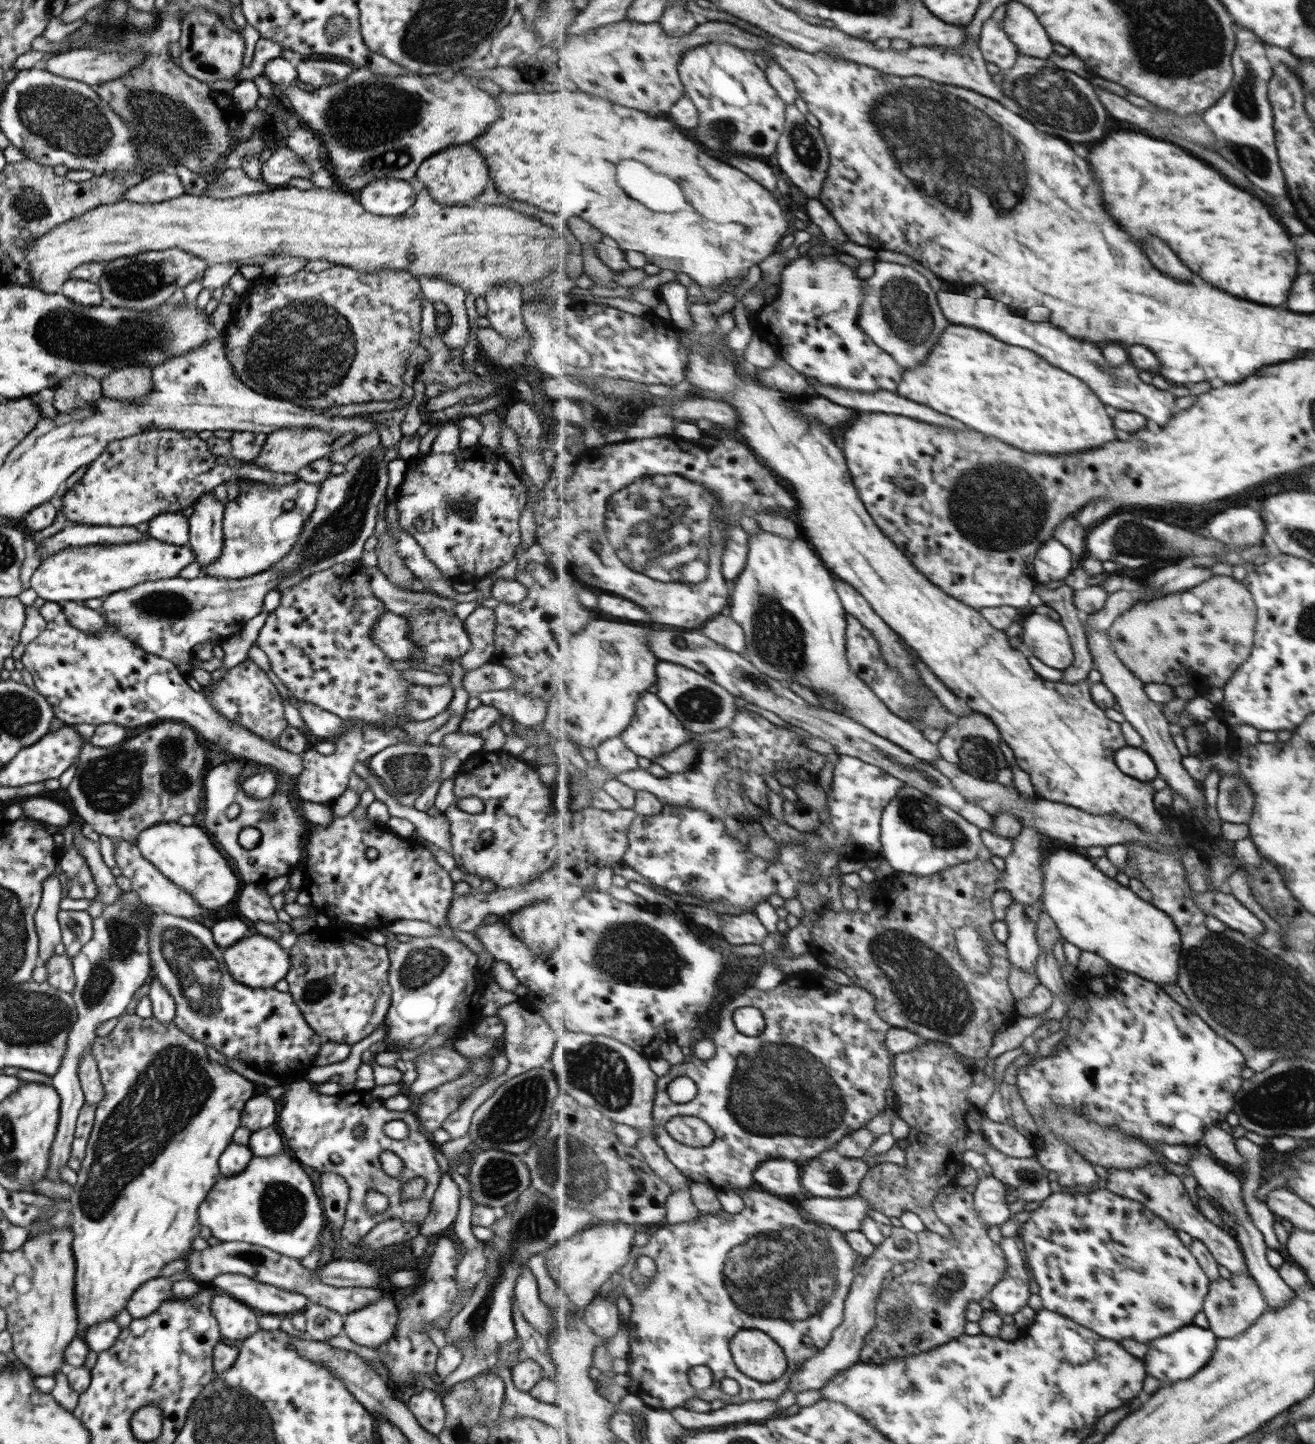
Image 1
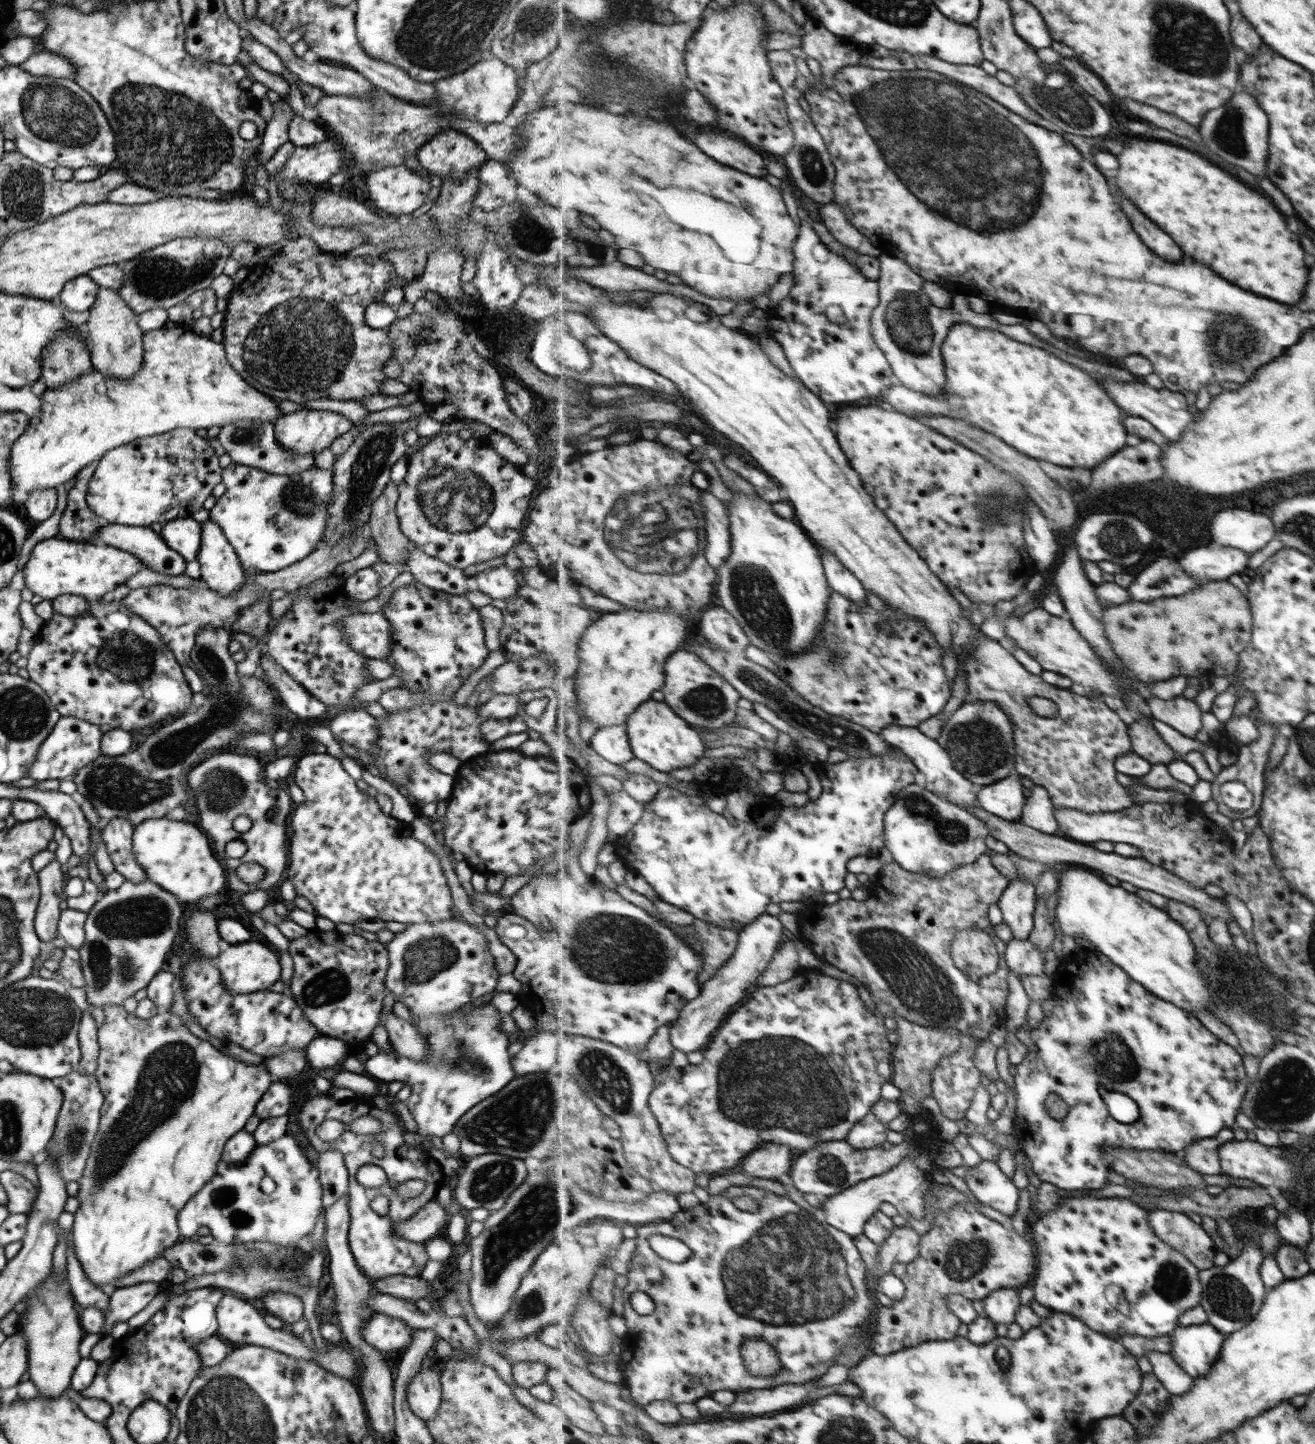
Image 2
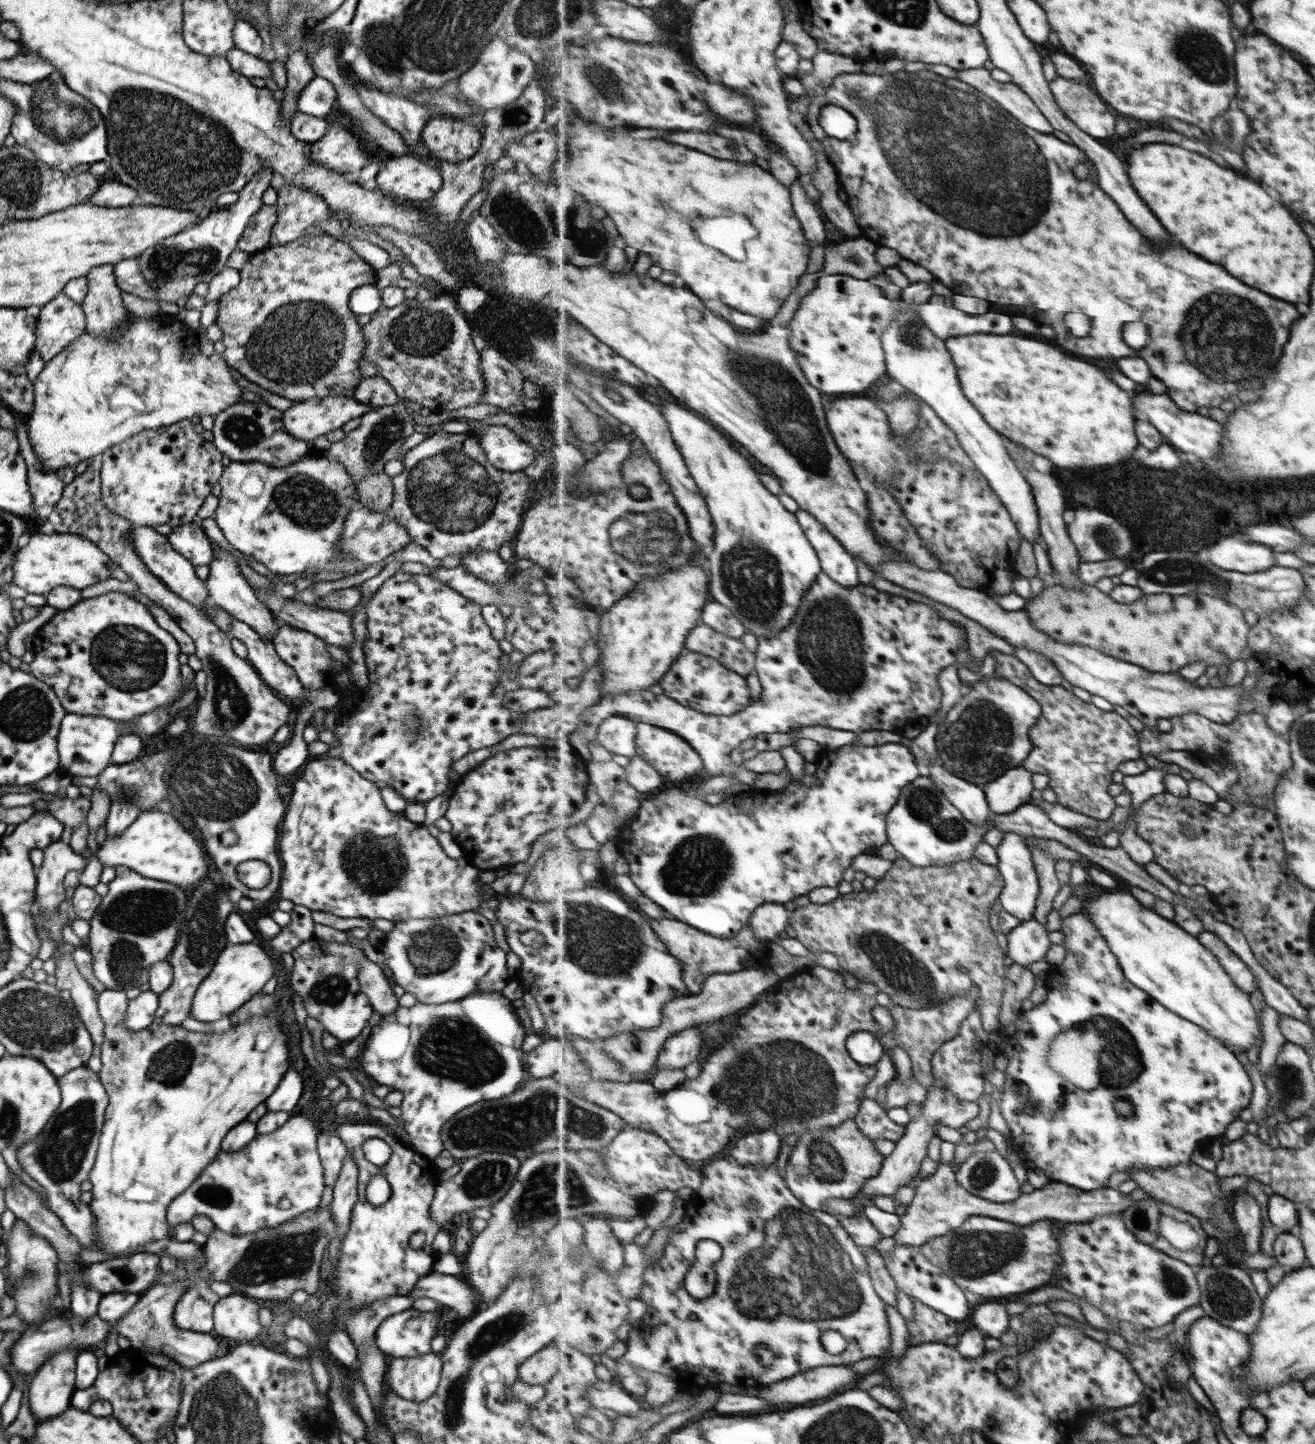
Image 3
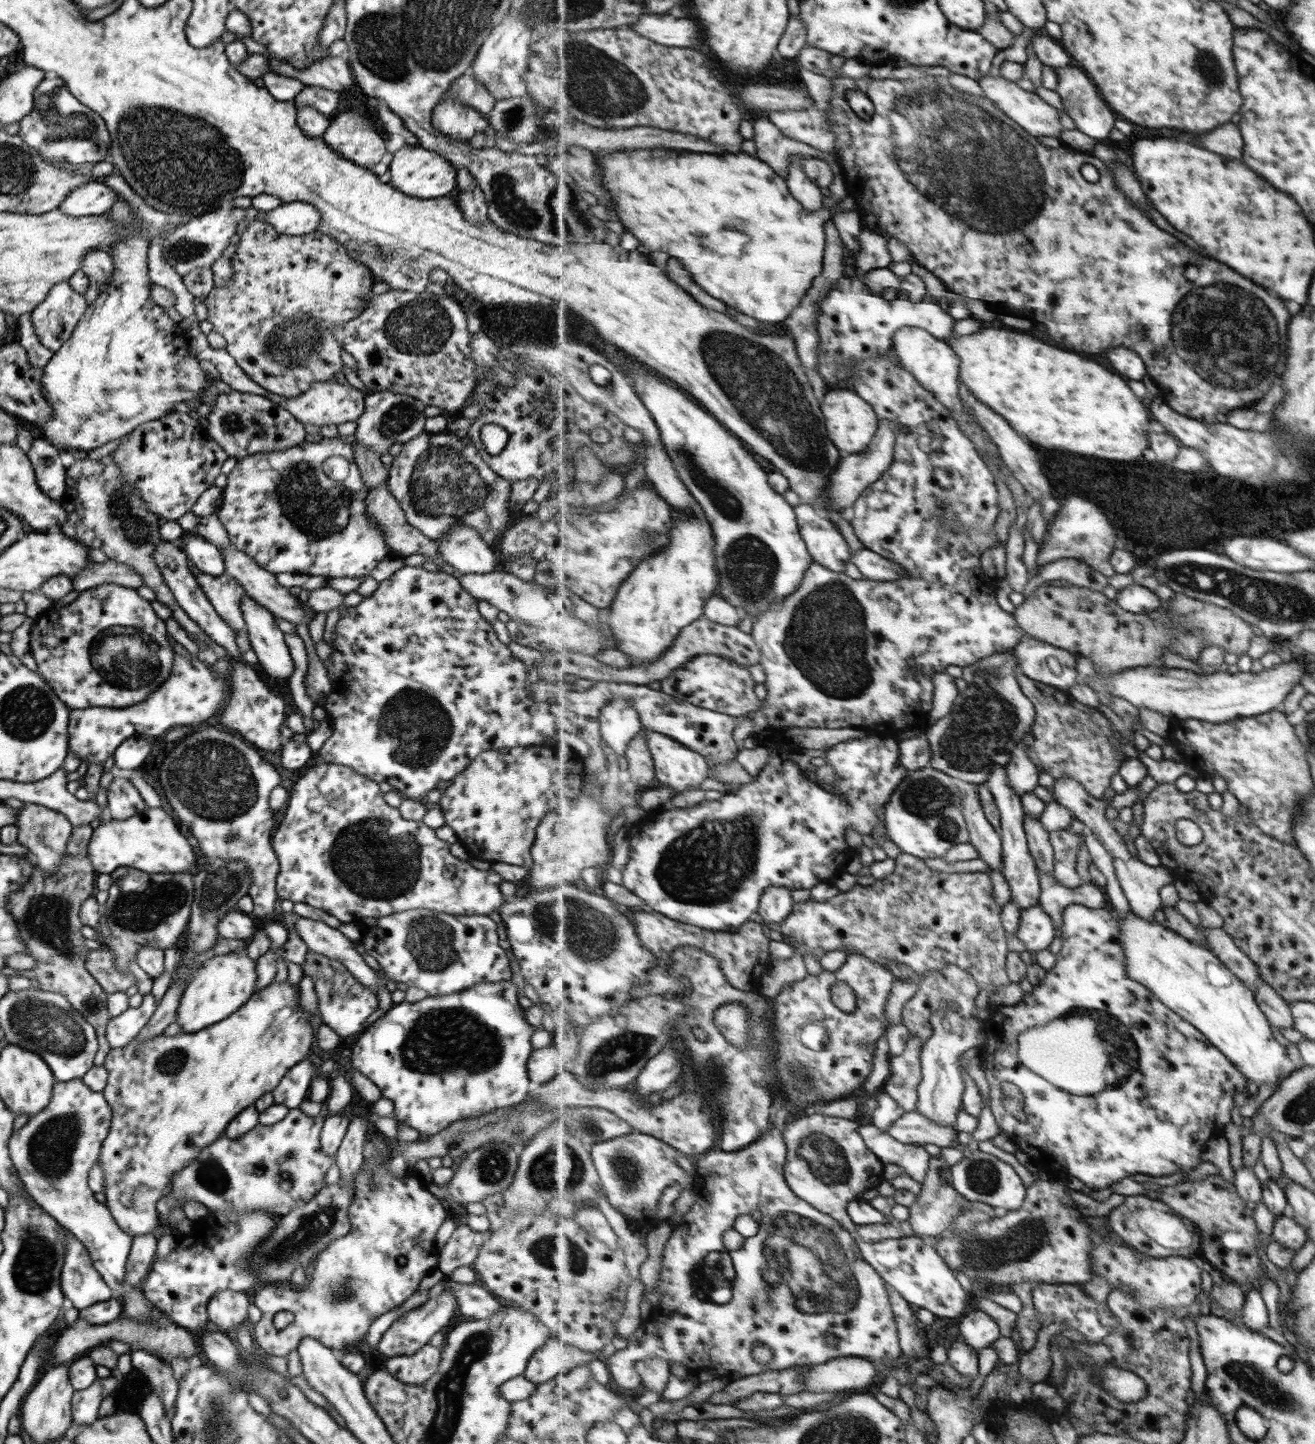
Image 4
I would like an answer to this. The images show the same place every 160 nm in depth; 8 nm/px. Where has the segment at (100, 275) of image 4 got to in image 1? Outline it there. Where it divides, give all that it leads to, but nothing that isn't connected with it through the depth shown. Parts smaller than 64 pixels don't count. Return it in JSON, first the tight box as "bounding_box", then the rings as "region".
{"bounding_box":[100,364,152,402],"region":[[[129,364],[100,378],[102,396],[119,402],[138,402],[152,390],[152,369],[144,364]]]}

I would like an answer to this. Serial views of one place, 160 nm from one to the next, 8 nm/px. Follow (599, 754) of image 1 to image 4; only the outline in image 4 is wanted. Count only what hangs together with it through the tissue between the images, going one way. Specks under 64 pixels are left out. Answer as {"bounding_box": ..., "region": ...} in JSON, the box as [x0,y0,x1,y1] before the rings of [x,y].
{"bounding_box":[598,696,644,756],"region":[[[617,696],[601,712],[598,733],[617,756],[627,752],[629,743],[644,729],[640,714],[629,698]]]}

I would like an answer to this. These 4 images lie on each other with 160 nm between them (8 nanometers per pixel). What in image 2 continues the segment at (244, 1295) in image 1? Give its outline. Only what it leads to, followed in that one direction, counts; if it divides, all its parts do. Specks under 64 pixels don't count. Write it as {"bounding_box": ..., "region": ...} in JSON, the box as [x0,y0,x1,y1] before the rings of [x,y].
{"bounding_box":[258,1291,303,1329],"region":[[[277,1291],[264,1294],[258,1299],[261,1300],[261,1311],[279,1318],[284,1329],[288,1329],[290,1324],[303,1318],[302,1300],[295,1293]]]}

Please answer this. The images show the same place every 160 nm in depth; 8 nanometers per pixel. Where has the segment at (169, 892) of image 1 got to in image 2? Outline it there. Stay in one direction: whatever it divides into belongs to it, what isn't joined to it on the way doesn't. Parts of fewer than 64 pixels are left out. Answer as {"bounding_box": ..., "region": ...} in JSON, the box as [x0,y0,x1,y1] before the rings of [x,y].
{"bounding_box":[100,818,147,884],"region":[[[112,818],[104,822],[100,838],[106,846],[114,870],[121,874],[124,880],[131,880],[135,884],[147,878],[132,851],[133,829],[128,820]]]}

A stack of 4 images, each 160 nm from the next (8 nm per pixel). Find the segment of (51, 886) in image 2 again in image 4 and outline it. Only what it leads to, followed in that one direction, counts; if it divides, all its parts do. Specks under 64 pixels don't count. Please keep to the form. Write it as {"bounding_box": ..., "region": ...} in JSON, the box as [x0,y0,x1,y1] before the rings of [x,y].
{"bounding_box":[11,802,73,874],"region":[[[31,802],[23,803],[24,806],[16,810],[16,821],[14,824],[11,824],[15,825],[18,830],[15,842],[22,844],[26,849],[29,849],[29,852],[35,855],[36,866],[38,866],[38,868],[40,868],[40,870],[44,871],[46,874],[50,874],[50,871],[58,870],[60,867],[61,857],[65,852],[65,845],[69,835],[71,834],[73,826],[65,818],[65,816],[56,810],[51,810]]]}

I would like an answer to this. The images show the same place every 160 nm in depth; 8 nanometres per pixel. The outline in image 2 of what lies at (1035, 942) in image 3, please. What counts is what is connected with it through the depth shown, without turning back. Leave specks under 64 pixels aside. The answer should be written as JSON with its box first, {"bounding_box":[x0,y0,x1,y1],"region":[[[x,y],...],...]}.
{"bounding_box":[1005,938,1045,976],"region":[[[1014,938],[1008,943],[1005,960],[1010,970],[1019,976],[1037,976],[1045,972],[1045,960],[1043,953],[1036,947],[1036,944],[1028,938],[1019,940]]]}

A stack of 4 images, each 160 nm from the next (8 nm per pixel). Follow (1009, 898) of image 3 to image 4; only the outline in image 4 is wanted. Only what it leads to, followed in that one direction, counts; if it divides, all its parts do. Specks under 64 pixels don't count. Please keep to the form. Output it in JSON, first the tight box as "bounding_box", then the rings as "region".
{"bounding_box":[986,765,1042,909],"region":[[[995,765],[993,766],[991,774],[988,776],[986,784],[994,794],[1002,818],[1002,828],[999,835],[1002,838],[1003,876],[1007,880],[1011,892],[1009,901],[1020,906],[1021,909],[1025,909],[1040,904],[1042,886],[1038,866],[1030,851],[1026,830],[1024,829],[1026,814],[1022,805],[1021,796],[1014,792],[1008,782],[1006,766],[1000,767],[1000,765]]]}

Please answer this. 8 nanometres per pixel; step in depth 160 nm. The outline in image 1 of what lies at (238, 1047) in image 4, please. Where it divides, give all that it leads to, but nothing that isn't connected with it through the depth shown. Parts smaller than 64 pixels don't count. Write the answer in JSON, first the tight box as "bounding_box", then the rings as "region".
{"bounding_box":[67,1014,257,1333],"region":[[[135,1014],[119,1015],[113,1029],[107,1035],[98,1036],[93,1041],[90,1053],[95,1061],[104,1095],[95,1106],[94,1125],[90,1131],[87,1147],[85,1147],[81,1167],[75,1173],[77,1182],[71,1186],[71,1195],[67,1200],[70,1202],[69,1226],[73,1233],[71,1252],[75,1266],[74,1305],[80,1333],[98,1322],[113,1319],[120,1310],[124,1310],[127,1301],[141,1284],[157,1278],[165,1264],[173,1260],[184,1259],[189,1254],[191,1242],[195,1236],[198,1236],[200,1230],[197,1207],[220,1178],[218,1159],[223,1150],[232,1142],[233,1132],[239,1127],[243,1105],[257,1094],[253,1082],[235,1073],[229,1067],[209,1060],[203,1044],[181,1032],[172,1021],[159,1022],[152,1016],[143,1019]]]}

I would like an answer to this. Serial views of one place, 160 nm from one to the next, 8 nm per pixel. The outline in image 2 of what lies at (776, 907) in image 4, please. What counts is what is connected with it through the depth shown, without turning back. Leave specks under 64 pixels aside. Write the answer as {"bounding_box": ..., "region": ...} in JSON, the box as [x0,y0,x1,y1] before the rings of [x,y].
{"bounding_box":[667,912,785,1055],"region":[[[766,912],[752,924],[745,926],[740,932],[738,947],[731,960],[728,960],[719,972],[703,985],[701,994],[684,1007],[680,1018],[671,1023],[667,1042],[669,1049],[680,1050],[686,1055],[689,1052],[697,1052],[705,1044],[709,1044],[707,1042],[711,1040],[711,1034],[713,1035],[721,1026],[725,1014],[746,1000],[750,986],[768,969],[769,963],[784,940],[785,928],[781,920]]]}

